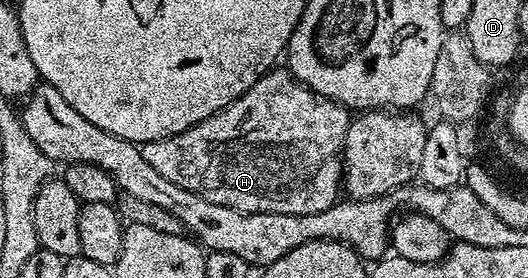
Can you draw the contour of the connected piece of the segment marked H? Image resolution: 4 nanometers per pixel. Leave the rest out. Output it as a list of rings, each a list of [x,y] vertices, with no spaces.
[[[272,68],[253,88],[233,100],[233,104],[221,108],[221,112],[180,134],[144,142],[141,149],[145,160],[149,160],[149,165],[161,172],[165,180],[173,180],[173,184],[181,184],[181,188],[189,188],[189,192],[197,192],[197,196],[205,196],[205,200],[213,200],[213,204],[225,204],[246,214],[312,214],[325,212],[325,208],[335,205],[340,197],[343,181],[340,158],[352,117],[352,111],[346,106],[302,86],[290,70]]]

